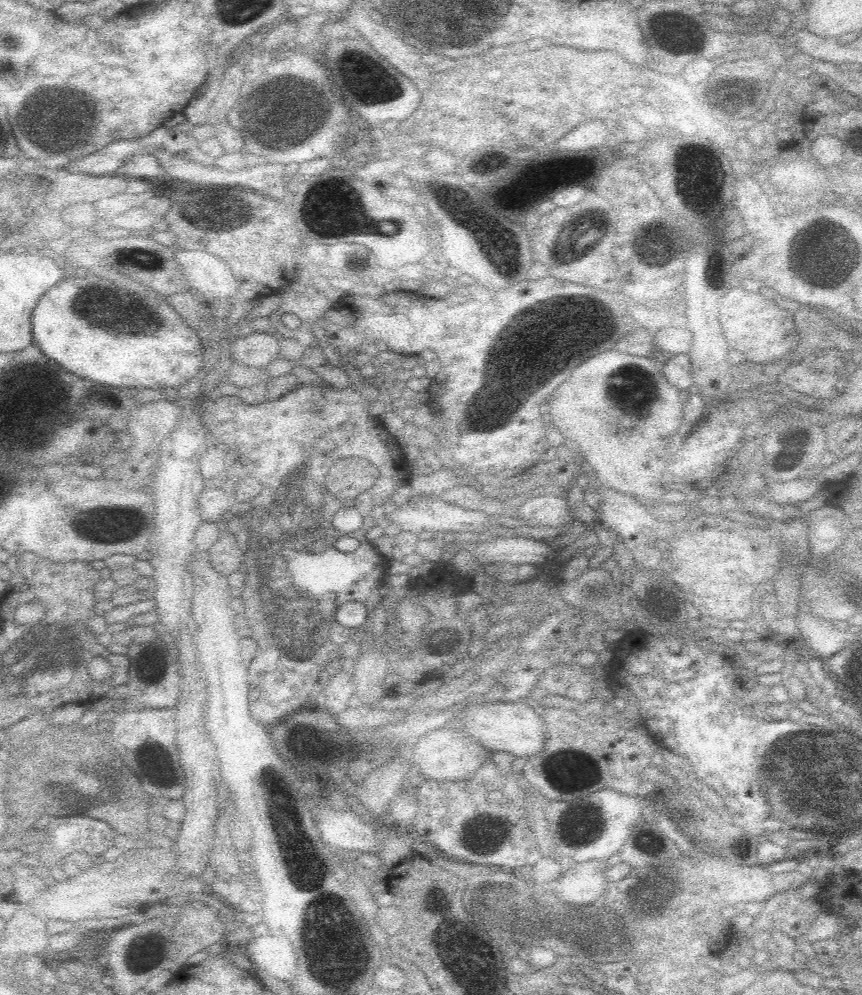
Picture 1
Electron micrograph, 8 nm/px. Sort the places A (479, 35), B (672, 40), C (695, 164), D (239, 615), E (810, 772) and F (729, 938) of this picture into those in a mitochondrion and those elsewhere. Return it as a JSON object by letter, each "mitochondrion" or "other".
{"A":"mitochondrion","B":"mitochondrion","C":"mitochondrion","D":"other","E":"mitochondrion","F":"other"}

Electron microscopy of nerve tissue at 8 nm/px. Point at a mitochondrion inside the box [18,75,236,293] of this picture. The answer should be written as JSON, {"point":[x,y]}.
{"point":[54,117]}

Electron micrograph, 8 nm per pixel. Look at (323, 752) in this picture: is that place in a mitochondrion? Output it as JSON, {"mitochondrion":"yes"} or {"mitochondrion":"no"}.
{"mitochondrion":"no"}

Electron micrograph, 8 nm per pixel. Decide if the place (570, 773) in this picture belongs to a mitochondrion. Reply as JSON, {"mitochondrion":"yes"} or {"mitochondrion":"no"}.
{"mitochondrion":"yes"}

